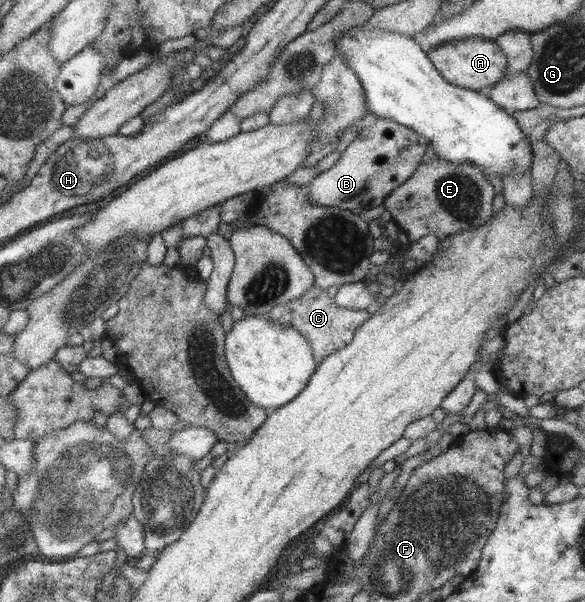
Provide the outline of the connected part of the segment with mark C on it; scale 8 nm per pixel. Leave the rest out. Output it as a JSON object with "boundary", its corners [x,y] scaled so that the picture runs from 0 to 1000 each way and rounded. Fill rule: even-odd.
{"boundary":[[[532,475],[515,493],[465,510],[458,517],[456,527],[463,530],[463,535],[470,533],[487,543],[508,547],[525,563],[538,603],[545,605],[554,593],[581,581],[600,566],[610,543],[634,527],[634,515],[603,517],[576,510],[571,495],[562,493],[557,482]]]}

